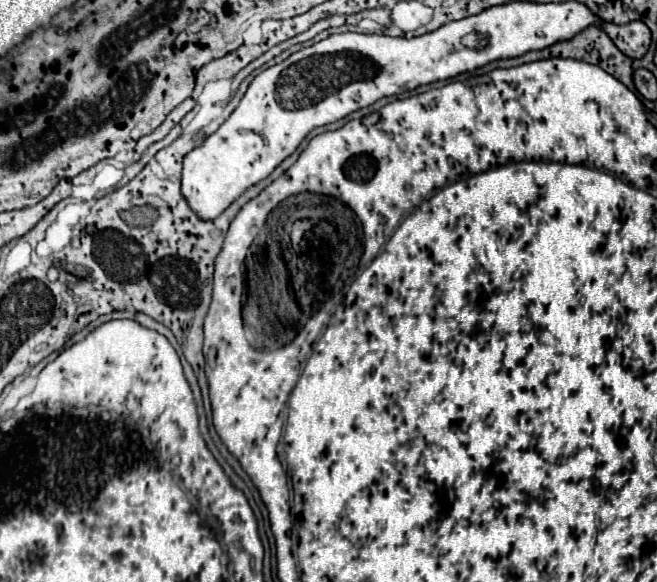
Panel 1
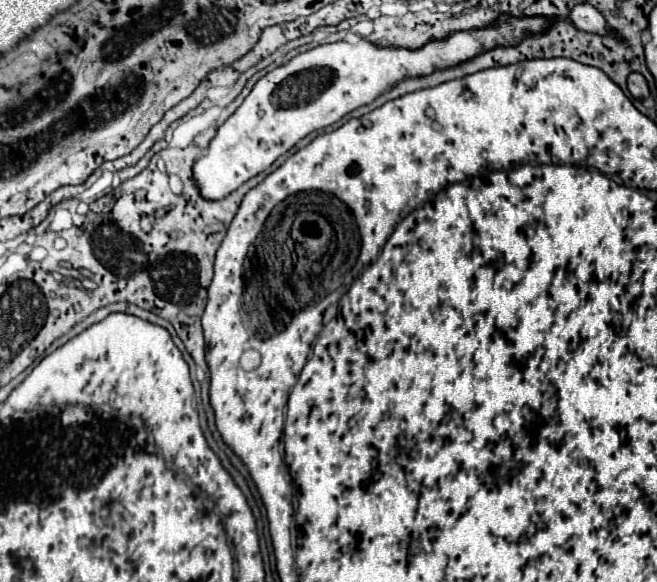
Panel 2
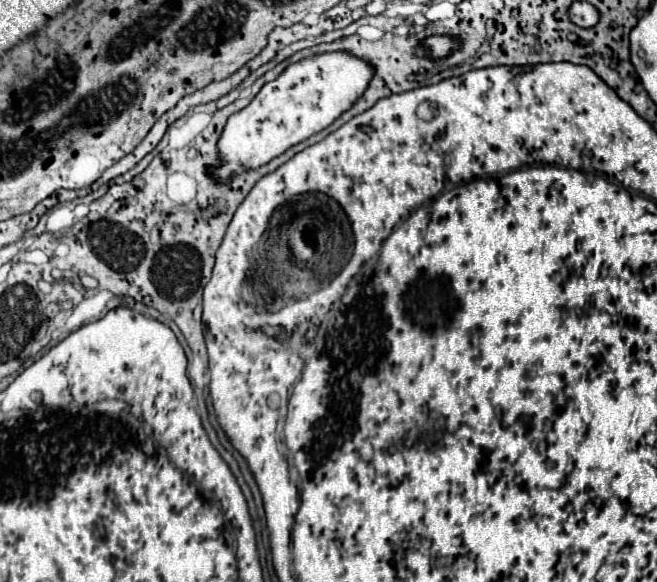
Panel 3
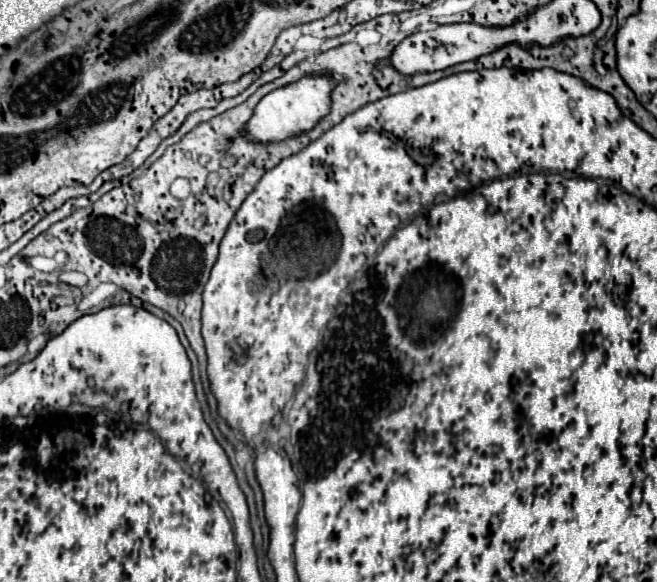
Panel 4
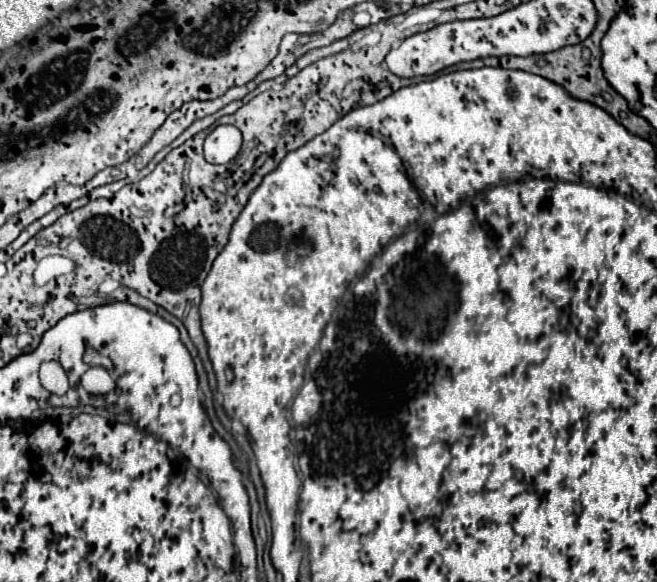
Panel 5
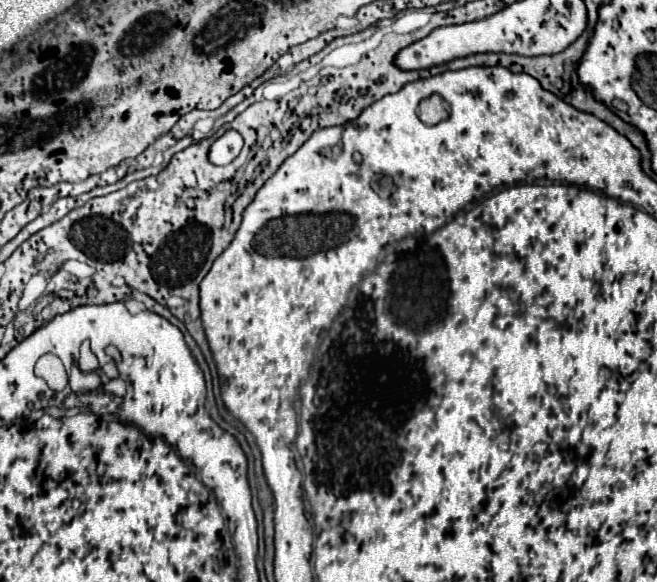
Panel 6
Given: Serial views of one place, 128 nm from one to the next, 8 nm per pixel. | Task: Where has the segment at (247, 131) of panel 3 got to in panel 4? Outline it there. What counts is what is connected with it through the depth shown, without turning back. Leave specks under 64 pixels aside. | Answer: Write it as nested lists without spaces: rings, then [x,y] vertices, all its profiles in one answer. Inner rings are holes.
[[[306,76],[302,80],[298,80],[296,84],[278,88],[274,92],[270,92],[268,96],[264,96],[254,114],[252,120],[248,122],[248,138],[258,140],[258,142],[278,142],[284,140],[288,136],[294,136],[296,132],[306,132],[310,128],[314,128],[316,120],[320,120],[322,116],[328,114],[330,108],[330,90],[334,88],[334,80],[326,78],[326,76]]]

